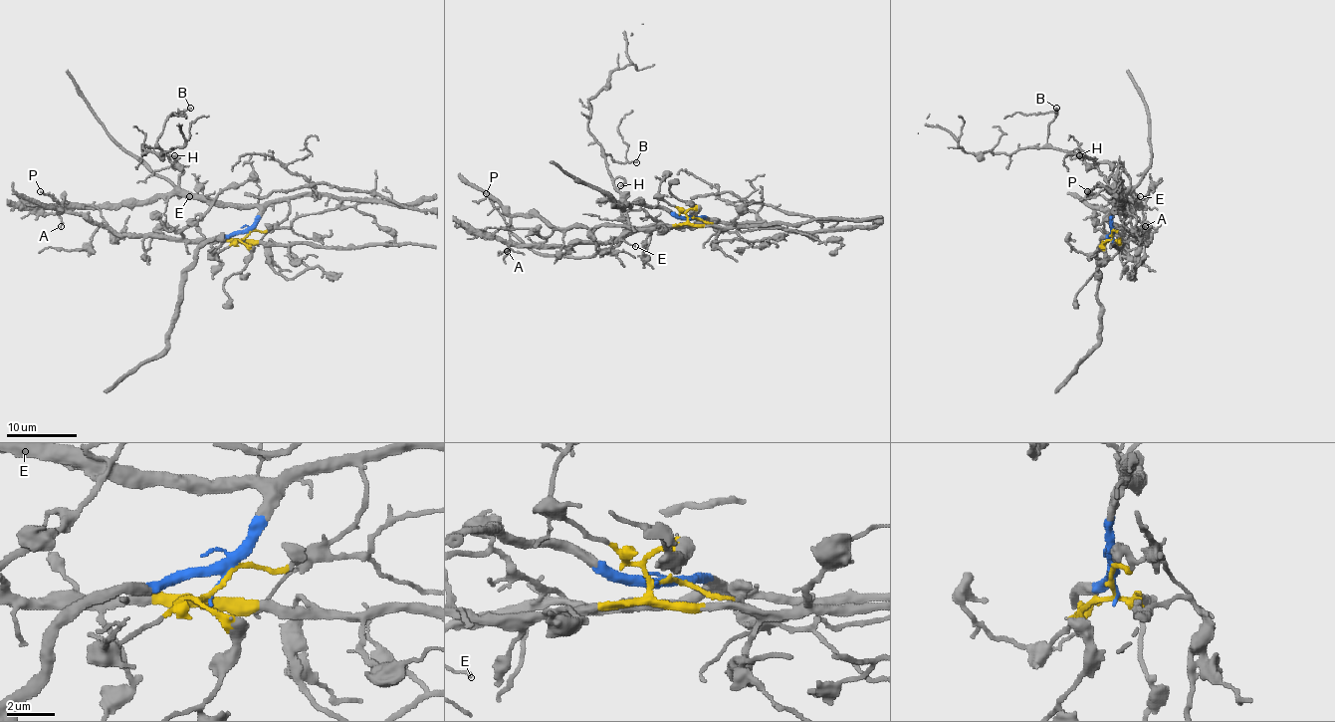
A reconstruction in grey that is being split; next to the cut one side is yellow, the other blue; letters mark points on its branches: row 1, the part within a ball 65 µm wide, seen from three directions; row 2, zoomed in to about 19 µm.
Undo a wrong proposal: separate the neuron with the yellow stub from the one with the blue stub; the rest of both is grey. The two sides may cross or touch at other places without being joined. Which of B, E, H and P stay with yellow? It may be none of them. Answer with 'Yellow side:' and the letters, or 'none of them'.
Yellow side: P

